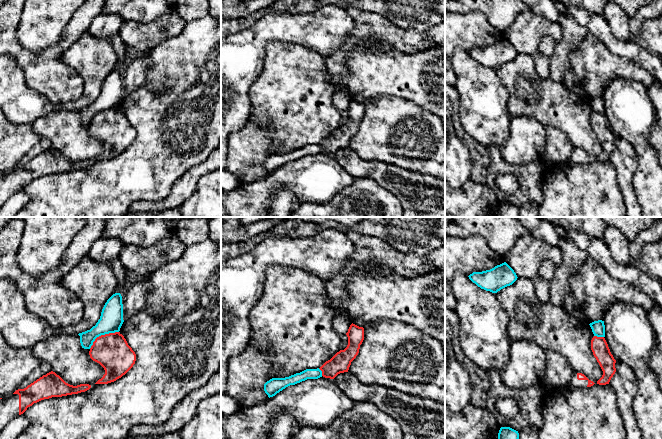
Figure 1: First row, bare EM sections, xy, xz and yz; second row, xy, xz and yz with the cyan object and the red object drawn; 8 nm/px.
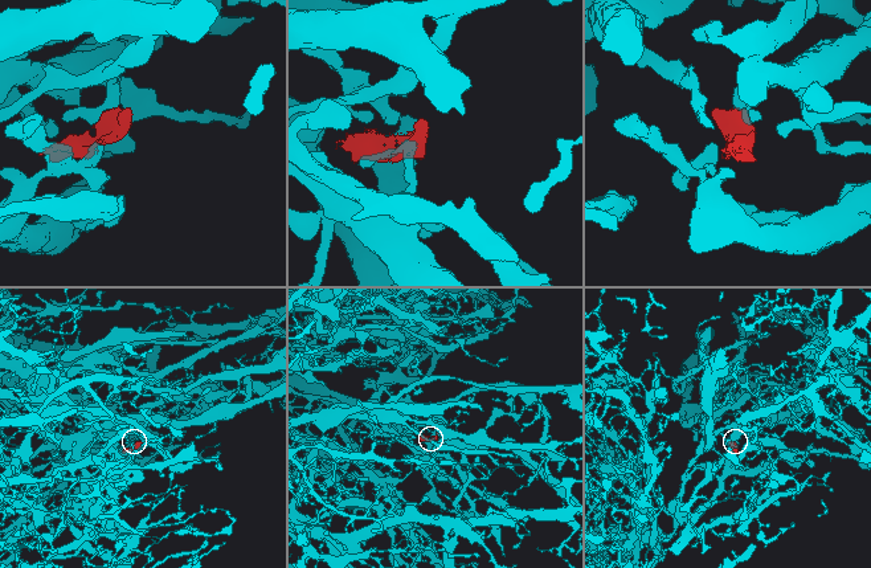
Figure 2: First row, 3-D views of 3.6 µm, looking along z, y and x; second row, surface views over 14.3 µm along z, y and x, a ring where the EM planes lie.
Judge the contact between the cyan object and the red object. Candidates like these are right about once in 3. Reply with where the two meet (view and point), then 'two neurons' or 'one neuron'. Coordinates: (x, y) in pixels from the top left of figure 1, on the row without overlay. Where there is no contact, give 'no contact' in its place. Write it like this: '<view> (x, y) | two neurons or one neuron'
xy (102, 110) | two neurons

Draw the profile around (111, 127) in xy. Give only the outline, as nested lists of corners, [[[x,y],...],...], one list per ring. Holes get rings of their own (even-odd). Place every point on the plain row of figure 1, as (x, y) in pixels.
[[[120,108],[101,111],[89,127],[90,134],[99,139],[105,150],[95,160],[108,160],[125,151],[135,140],[136,130]]]

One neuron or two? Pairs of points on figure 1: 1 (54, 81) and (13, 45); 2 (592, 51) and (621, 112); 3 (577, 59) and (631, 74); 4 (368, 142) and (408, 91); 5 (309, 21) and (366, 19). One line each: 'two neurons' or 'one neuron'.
1: one neuron
2: two neurons
3: one neuron
4: two neurons
5: two neurons

